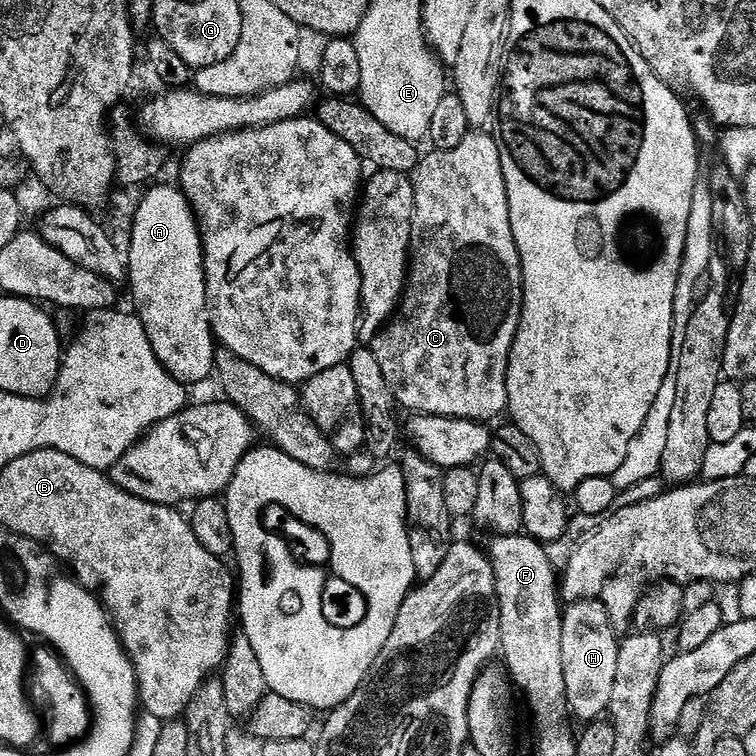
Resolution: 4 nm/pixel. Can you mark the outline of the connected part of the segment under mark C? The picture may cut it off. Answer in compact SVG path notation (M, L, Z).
M472 130L469 131L466 138L462 138L460 146L454 146L454 150L442 150L441 152L429 151L429 156L425 155L420 163L416 165L415 172L411 173L410 179L414 186L414 218L412 219L412 246L410 249L410 267L408 269L408 279L402 288L402 297L404 296L404 308L400 308L396 312L393 320L389 319L384 327L376 333L376 337L370 341L370 347L373 354L378 358L378 366L382 366L382 370L388 379L388 385L392 391L392 397L396 399L397 405L401 409L404 408L420 408L427 415L433 416L456 416L459 420L479 420L481 422L492 422L495 416L504 416L508 410L508 359L510 358L510 350L514 346L514 338L518 334L518 326L520 325L520 315L524 309L524 279L522 278L522 266L520 265L520 255L518 254L518 246L514 242L514 230L510 226L510 206L508 205L508 195L506 194L506 182L502 174L502 158L498 150L498 139L492 136L488 130Z

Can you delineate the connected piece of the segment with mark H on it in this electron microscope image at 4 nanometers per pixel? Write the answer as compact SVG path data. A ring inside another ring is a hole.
M581 598L569 603L564 608L564 673L568 690L568 702L571 713L583 722L596 722L600 716L609 711L614 698L614 684L618 682L618 658L620 654L621 637L616 637L608 616L604 613L605 605L596 598Z

